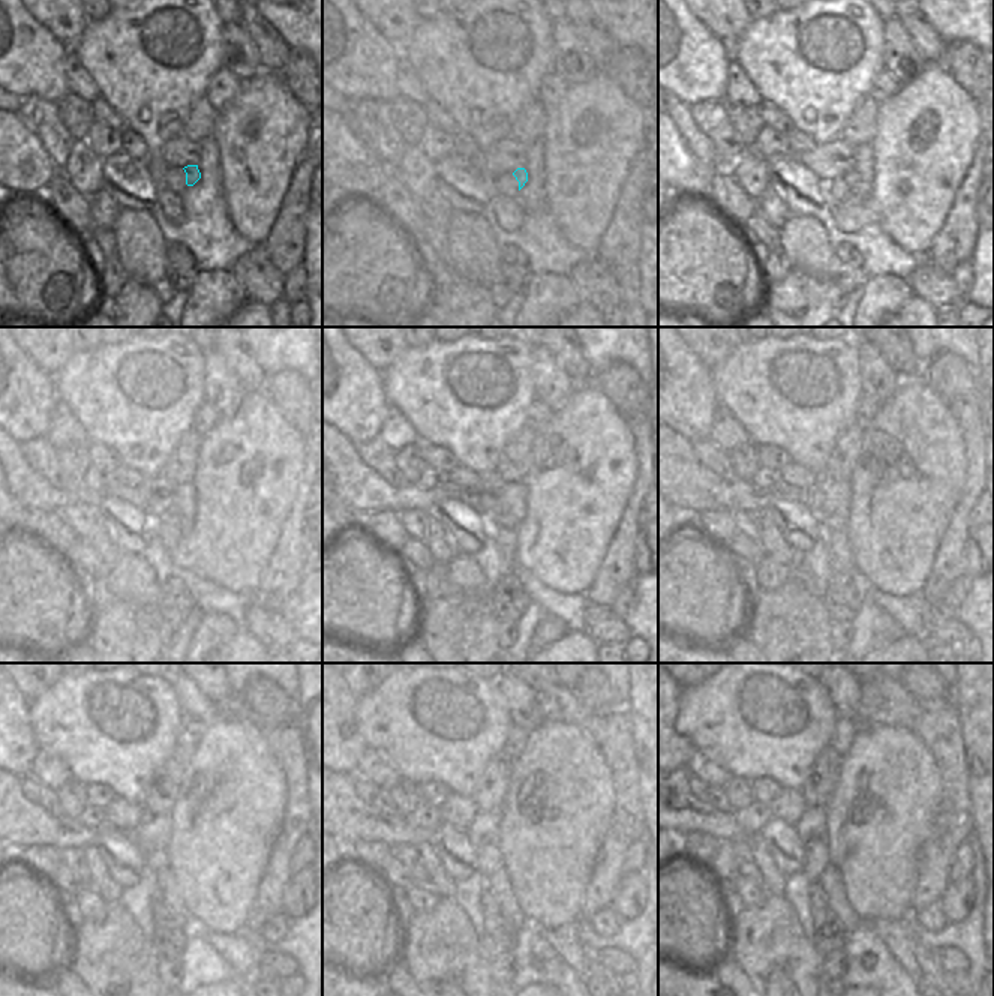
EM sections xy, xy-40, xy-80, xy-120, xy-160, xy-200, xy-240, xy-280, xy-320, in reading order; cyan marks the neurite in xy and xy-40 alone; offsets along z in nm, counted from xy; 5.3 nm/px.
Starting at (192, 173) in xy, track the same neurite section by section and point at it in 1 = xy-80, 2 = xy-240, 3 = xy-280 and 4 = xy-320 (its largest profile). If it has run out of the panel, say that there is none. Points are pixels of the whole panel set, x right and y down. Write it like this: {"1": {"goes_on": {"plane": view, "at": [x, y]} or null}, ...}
{"1": {"goes_on": {"plane": "xy-80", "at": [850, 177]}}, "2": {"goes_on": {"plane": "xy-240", "at": [158, 858]}}, "3": {"goes_on": {"plane": "xy-280", "at": [488, 857]}}, "4": {"goes_on": {"plane": "xy-320", "at": [816, 857]}}}

